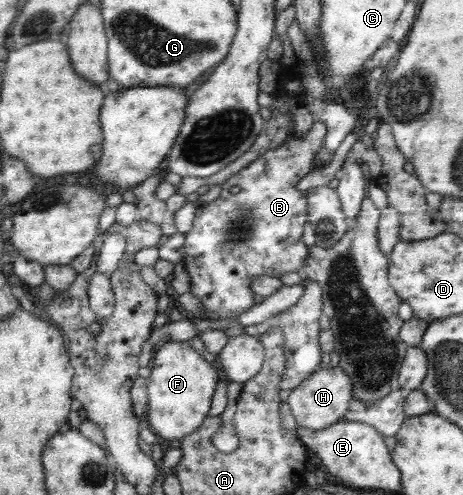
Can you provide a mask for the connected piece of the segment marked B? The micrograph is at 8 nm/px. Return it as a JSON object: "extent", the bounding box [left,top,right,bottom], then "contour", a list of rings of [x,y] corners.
{"extent":[183,119,327,321],"contour":[[[315,119],[314,124],[310,127],[310,130],[303,137],[294,137],[290,135],[287,139],[275,149],[268,150],[263,155],[260,155],[258,159],[252,161],[246,168],[242,169],[240,172],[232,175],[226,182],[224,182],[222,187],[222,193],[218,199],[210,201],[205,205],[199,205],[196,209],[196,214],[193,219],[193,227],[185,233],[185,242],[184,242],[184,257],[183,257],[183,266],[188,273],[190,278],[191,288],[190,292],[194,297],[198,297],[204,313],[208,315],[208,319],[212,321],[235,321],[244,313],[248,311],[250,307],[254,307],[255,302],[258,300],[256,295],[252,293],[252,282],[256,277],[259,276],[269,276],[274,278],[280,278],[286,273],[298,272],[306,263],[308,259],[308,245],[302,240],[302,233],[304,233],[304,225],[308,222],[308,203],[307,195],[304,192],[298,191],[296,185],[298,181],[301,180],[308,173],[312,172],[317,165],[317,154],[322,147],[325,146],[325,138],[327,135],[327,128],[322,121]]]}

